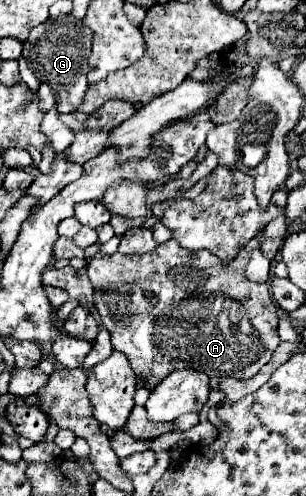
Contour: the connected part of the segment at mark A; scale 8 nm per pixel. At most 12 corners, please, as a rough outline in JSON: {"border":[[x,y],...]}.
{"border":[[285,214],[231,262],[173,238],[97,252],[113,348],[153,390],[175,368],[241,380],[281,342],[269,282]]}

